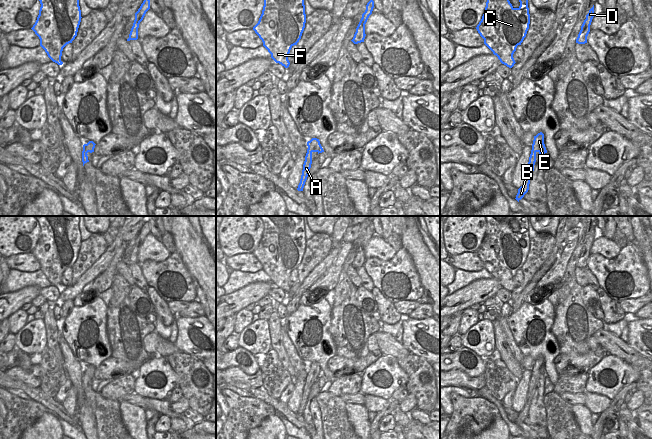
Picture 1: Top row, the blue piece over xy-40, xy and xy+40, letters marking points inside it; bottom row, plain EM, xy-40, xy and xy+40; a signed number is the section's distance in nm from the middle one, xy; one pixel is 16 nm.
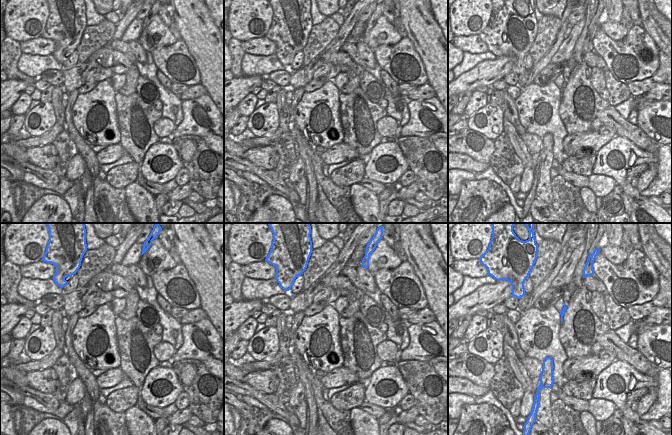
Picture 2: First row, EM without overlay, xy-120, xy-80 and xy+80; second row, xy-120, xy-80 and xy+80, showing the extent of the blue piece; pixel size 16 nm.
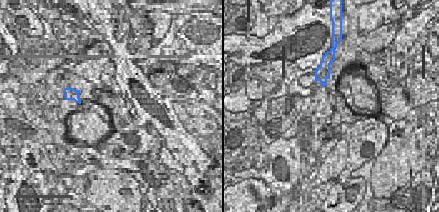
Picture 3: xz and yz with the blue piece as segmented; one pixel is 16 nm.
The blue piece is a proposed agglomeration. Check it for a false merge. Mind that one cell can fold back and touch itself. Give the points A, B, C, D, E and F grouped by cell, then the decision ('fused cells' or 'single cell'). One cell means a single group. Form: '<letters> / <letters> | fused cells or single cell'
A B D / C E F | fused cells

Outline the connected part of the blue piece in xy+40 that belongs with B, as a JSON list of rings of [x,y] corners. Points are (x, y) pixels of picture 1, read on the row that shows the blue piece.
[[[536,146],[535,149],[531,150],[531,154],[529,157],[529,162],[528,162],[528,167],[527,167],[527,171],[526,171],[526,175],[525,175],[525,180],[523,185],[518,189],[518,193],[516,195],[516,200],[519,202],[524,195],[528,192],[529,190],[529,184],[530,184],[530,180],[534,171],[534,165],[536,162],[536,153],[541,151],[542,149],[540,149],[538,146]]]

